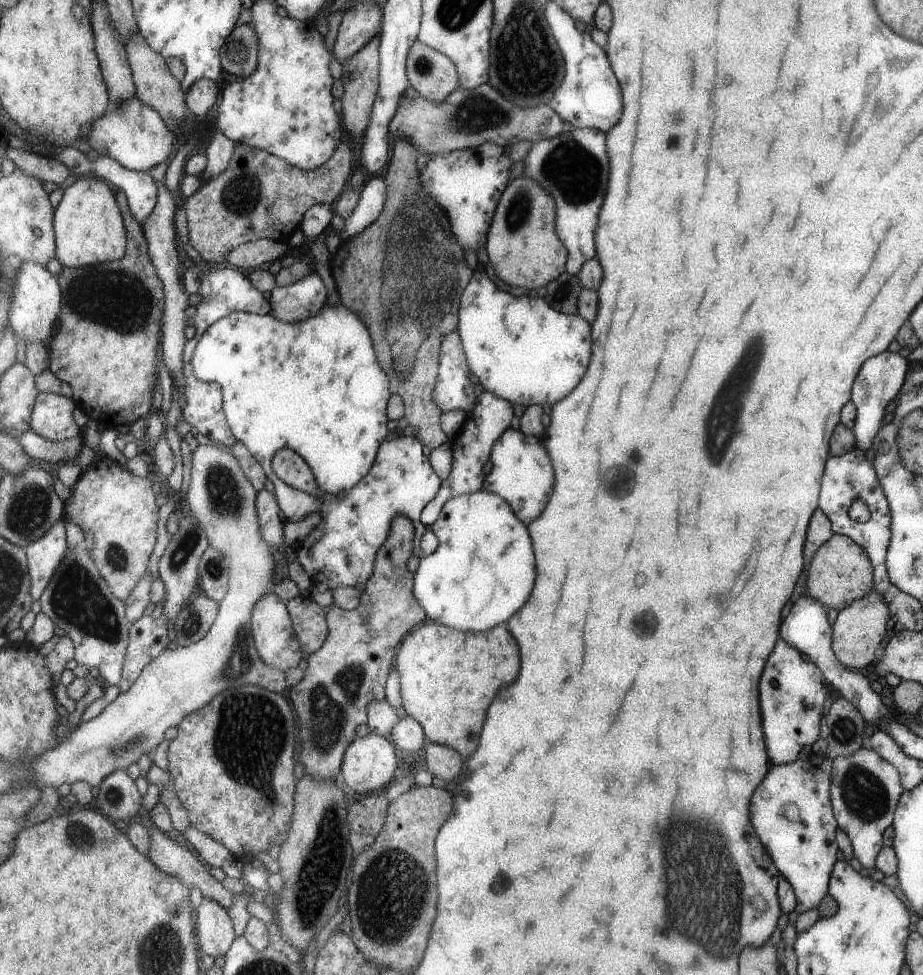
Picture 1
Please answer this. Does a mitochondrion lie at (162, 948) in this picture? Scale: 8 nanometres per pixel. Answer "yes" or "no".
yes

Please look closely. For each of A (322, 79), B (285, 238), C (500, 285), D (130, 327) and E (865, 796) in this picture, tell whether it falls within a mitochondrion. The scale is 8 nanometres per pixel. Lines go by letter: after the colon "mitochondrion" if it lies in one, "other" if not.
A: other
B: other
C: other
D: mitochondrion
E: mitochondrion

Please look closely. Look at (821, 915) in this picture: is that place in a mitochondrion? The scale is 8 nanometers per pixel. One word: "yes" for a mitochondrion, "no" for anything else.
no

